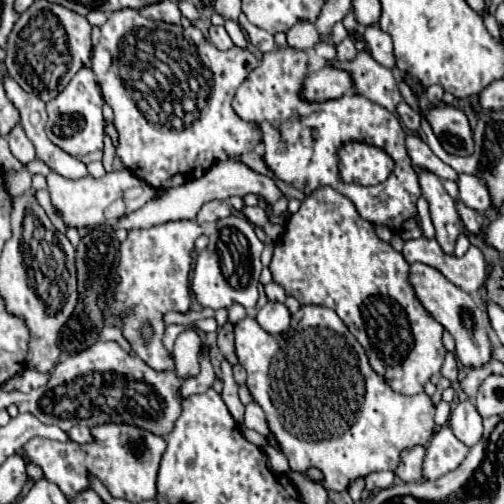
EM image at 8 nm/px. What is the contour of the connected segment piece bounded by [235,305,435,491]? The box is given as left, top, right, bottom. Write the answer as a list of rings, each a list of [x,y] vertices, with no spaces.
[[[305,305],[291,315],[289,331],[281,335],[265,333],[253,317],[245,317],[235,325],[235,351],[239,363],[247,371],[247,387],[267,415],[271,433],[281,451],[287,455],[293,471],[305,473],[309,467],[323,471],[323,487],[343,491],[357,477],[367,477],[373,471],[395,471],[399,455],[405,447],[423,445],[435,431],[435,405],[427,393],[401,395],[395,393],[387,381],[373,371],[365,349],[349,333],[345,323],[333,309]]]

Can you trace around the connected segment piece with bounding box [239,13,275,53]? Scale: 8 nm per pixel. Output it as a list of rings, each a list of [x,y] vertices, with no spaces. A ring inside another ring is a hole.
[[[241,13],[241,17],[239,17],[239,25],[241,25],[241,29],[247,33],[247,39],[249,39],[249,43],[251,43],[255,49],[259,49],[261,53],[273,51],[275,43],[273,43],[273,35],[271,35],[271,33],[267,33],[267,31],[255,27],[253,23],[249,23],[243,13]]]

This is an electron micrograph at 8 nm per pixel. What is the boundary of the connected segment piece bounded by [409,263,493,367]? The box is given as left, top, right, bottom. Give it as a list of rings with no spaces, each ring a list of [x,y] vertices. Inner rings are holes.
[[[413,263],[409,271],[409,281],[413,283],[413,289],[417,297],[421,299],[423,307],[453,335],[455,339],[455,355],[465,367],[481,367],[491,361],[493,343],[489,339],[489,319],[483,309],[477,307],[473,297],[465,293],[463,289],[449,283],[437,269],[425,265],[425,263]]]

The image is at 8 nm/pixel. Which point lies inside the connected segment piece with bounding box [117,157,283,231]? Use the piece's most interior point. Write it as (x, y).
(230, 177)

